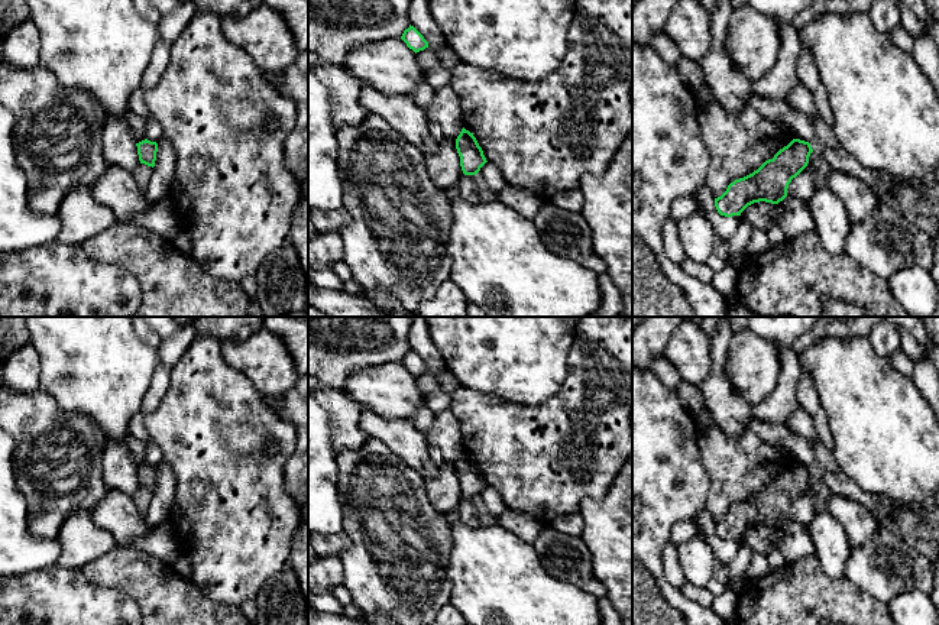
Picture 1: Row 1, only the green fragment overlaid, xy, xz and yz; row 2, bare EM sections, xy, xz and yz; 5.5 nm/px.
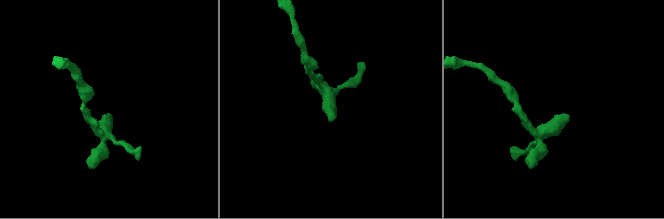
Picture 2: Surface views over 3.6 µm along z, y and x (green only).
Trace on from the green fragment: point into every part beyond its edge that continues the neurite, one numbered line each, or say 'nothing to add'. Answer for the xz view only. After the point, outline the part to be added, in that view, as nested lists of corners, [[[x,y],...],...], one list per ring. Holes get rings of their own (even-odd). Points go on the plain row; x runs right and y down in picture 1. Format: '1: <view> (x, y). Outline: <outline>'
1: xz (468, 511). Outline: [[[462,499],[460,502],[460,521],[472,528],[480,527],[475,499]]]

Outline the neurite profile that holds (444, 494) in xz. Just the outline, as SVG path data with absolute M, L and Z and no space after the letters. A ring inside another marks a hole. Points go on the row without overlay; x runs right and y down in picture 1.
M444 462L438 466L435 477L424 480L428 499L438 512L447 515L462 502L463 495L454 463Z

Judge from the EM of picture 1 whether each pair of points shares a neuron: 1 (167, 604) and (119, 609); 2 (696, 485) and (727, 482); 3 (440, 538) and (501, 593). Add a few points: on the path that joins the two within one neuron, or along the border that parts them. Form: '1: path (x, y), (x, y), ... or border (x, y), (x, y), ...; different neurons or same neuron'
1: border (109, 588), (126, 592), (141, 609); different neurons
2: border (699, 452), (709, 479), (706, 507); different neurons
3: border (452, 525), (447, 566), (450, 582); different neurons

